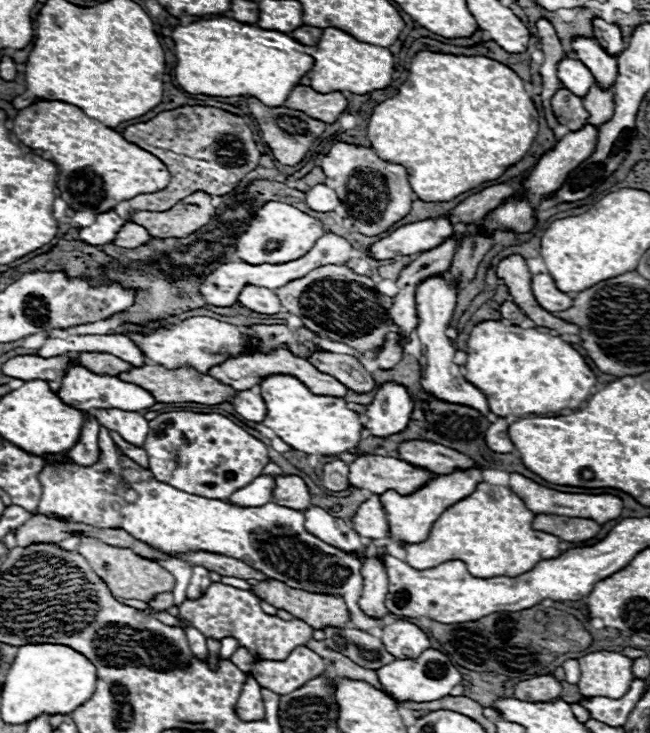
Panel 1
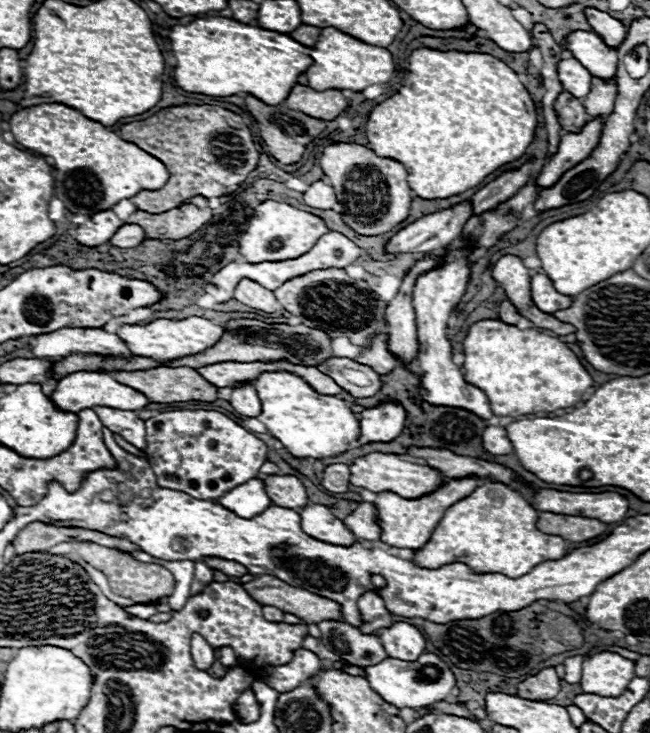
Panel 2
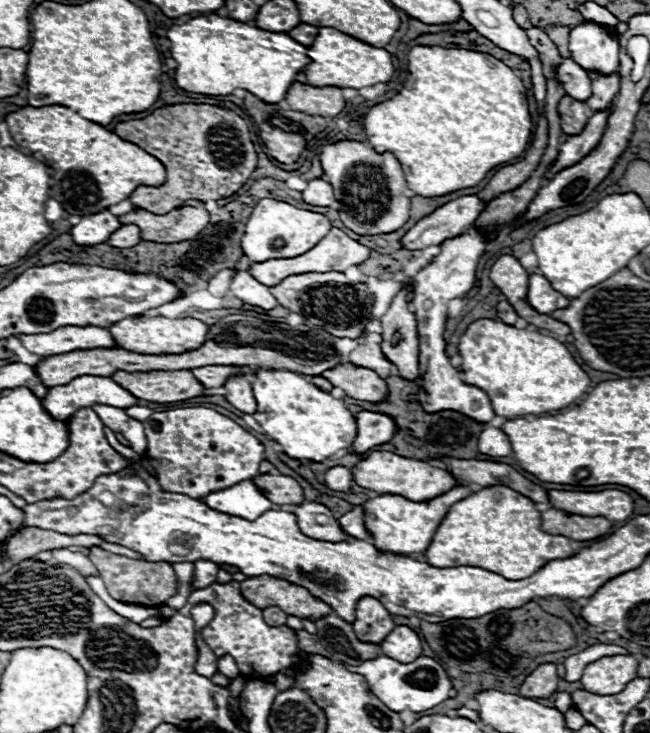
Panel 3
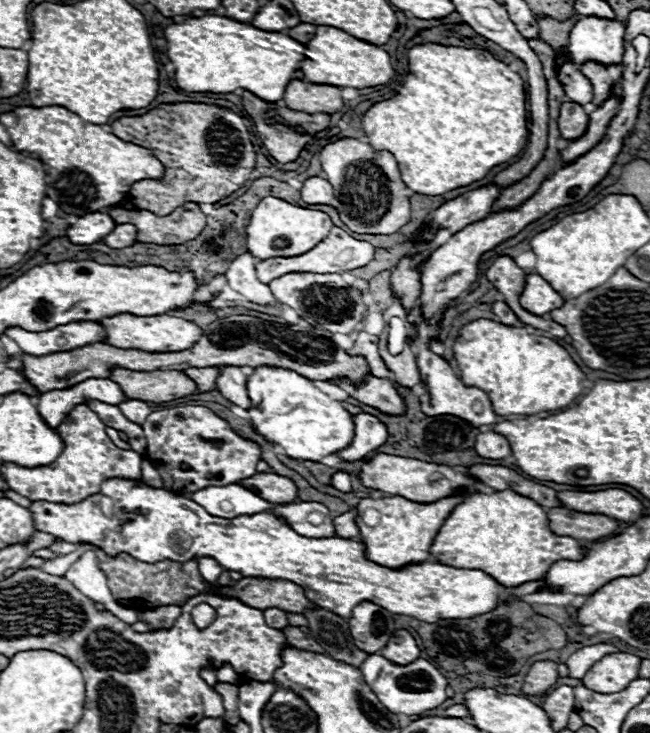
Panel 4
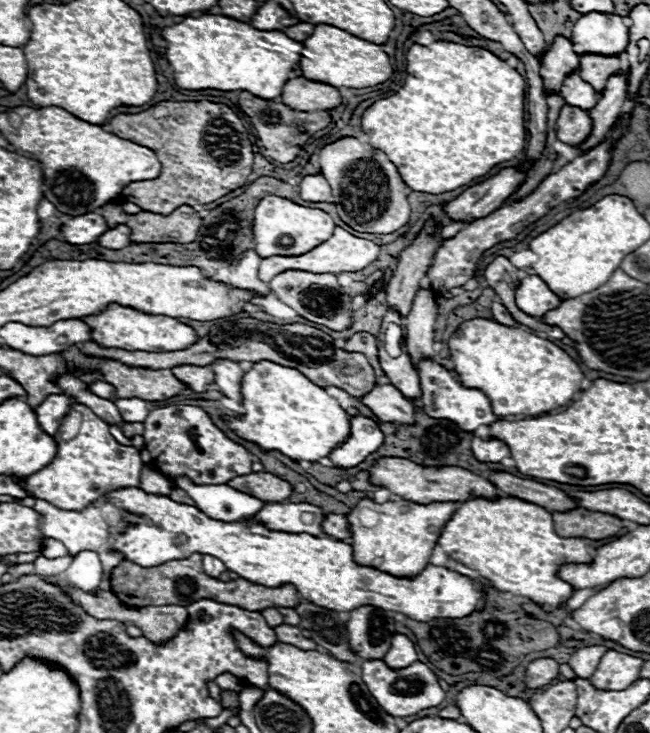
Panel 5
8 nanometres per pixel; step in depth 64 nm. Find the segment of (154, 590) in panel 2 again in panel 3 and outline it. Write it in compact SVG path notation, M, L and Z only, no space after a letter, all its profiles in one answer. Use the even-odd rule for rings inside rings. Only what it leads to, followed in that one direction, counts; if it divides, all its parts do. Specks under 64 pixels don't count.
M98 546L90 548L90 560L94 562L96 570L102 574L110 596L120 602L136 604L136 606L162 606L166 604L168 598L172 598L178 592L178 578L170 562L134 560L128 556L110 554L108 550L102 550Z

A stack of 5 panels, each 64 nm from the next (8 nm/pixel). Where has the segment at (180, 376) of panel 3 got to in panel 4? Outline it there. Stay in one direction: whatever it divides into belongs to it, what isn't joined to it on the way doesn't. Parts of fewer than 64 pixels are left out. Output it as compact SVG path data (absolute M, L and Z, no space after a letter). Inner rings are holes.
M112 368L110 380L114 380L126 398L136 398L144 402L168 402L196 392L196 384L174 370L154 370L136 372L126 368Z

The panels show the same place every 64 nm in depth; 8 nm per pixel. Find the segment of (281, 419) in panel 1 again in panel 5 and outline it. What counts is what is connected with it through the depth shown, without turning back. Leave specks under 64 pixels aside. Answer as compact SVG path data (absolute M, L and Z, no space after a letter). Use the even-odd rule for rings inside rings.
M268 360L256 362L242 376L242 406L244 414L224 416L224 422L242 440L256 444L260 450L278 450L290 460L316 462L328 456L340 440L350 434L350 416L340 404L326 394L324 388L312 384L302 372L272 364Z

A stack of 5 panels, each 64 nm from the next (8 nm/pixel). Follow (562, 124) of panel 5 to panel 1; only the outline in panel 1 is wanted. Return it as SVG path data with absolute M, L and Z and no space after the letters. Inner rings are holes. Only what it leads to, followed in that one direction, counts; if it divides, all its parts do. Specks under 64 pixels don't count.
M560 88L554 96L552 96L552 110L558 118L560 124L564 124L568 130L576 132L580 130L586 120L588 120L588 112L584 110L582 98L574 96L570 90Z

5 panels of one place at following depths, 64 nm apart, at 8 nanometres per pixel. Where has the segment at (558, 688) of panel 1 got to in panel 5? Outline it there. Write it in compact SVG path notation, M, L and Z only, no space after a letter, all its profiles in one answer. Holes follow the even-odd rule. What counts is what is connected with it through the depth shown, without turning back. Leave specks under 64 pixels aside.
M538 658L528 664L526 668L526 686L528 688L542 688L550 684L554 678L558 678L558 662L552 658Z

